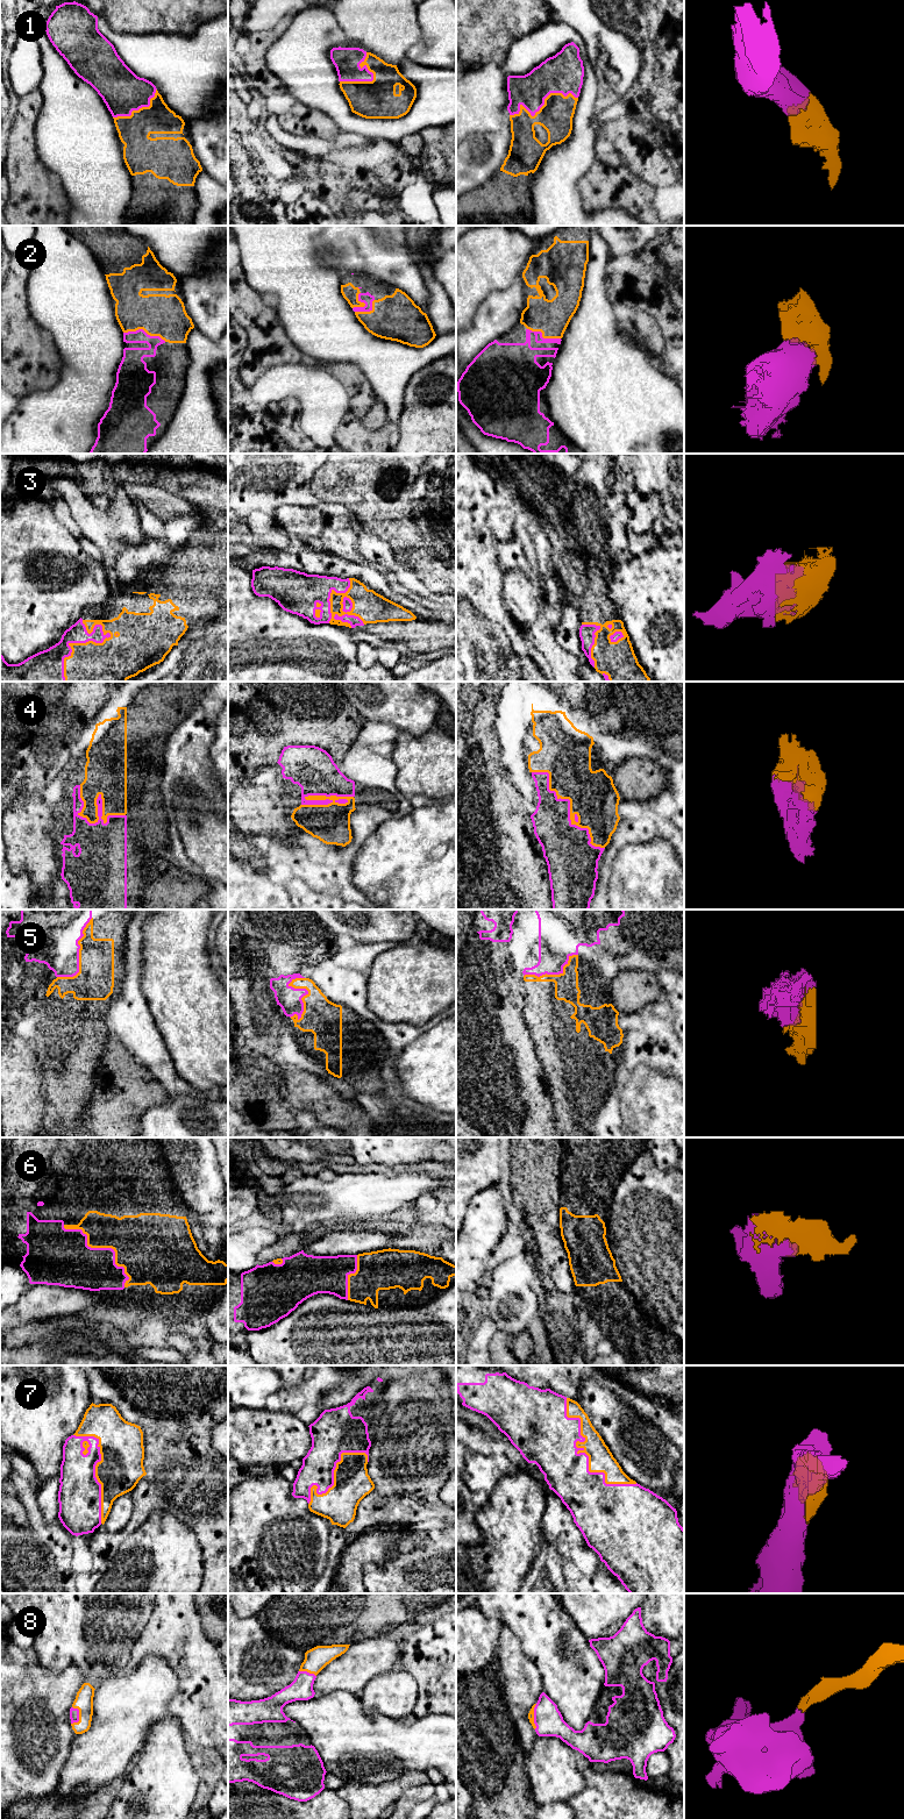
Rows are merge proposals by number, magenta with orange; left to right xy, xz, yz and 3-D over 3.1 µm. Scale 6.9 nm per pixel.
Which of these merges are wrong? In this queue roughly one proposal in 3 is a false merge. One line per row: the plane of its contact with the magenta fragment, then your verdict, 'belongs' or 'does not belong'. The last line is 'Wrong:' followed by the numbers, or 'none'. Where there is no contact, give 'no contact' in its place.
1: contact in yz; belongs
2: contact in xy; belongs
3: contact in xz; belongs
4: contact in yz; belongs
5: contact in xz; does not belong
6: contact in xy; belongs
7: contact in yz; belongs
8: contact in xy; belongs
Wrong: 5

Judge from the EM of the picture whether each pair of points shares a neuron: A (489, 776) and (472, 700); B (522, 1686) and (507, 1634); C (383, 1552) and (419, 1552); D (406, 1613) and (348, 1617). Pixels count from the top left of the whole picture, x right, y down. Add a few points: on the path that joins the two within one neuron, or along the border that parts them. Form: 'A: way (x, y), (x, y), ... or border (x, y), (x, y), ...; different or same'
A: border (482, 693), (478, 703), (469, 708); different
B: way (518, 1674), (509, 1647); same
C: border (410, 1531), (398, 1539), (389, 1559), (369, 1564); different
D: way (392, 1613), (362, 1613); same

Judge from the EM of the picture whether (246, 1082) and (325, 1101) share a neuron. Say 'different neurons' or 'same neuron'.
different neurons

